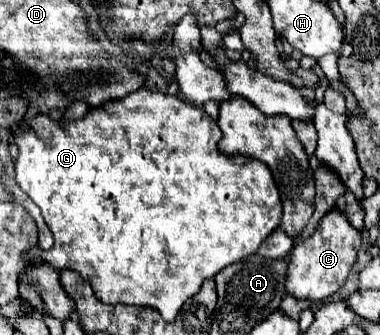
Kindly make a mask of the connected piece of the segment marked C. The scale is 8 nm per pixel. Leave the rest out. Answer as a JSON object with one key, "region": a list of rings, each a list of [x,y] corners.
{"region":[[[337,208],[323,216],[315,234],[291,250],[291,266],[287,270],[287,290],[295,298],[307,298],[313,302],[321,302],[333,296],[347,280],[355,260],[357,250],[361,248],[361,232],[355,230]]]}

